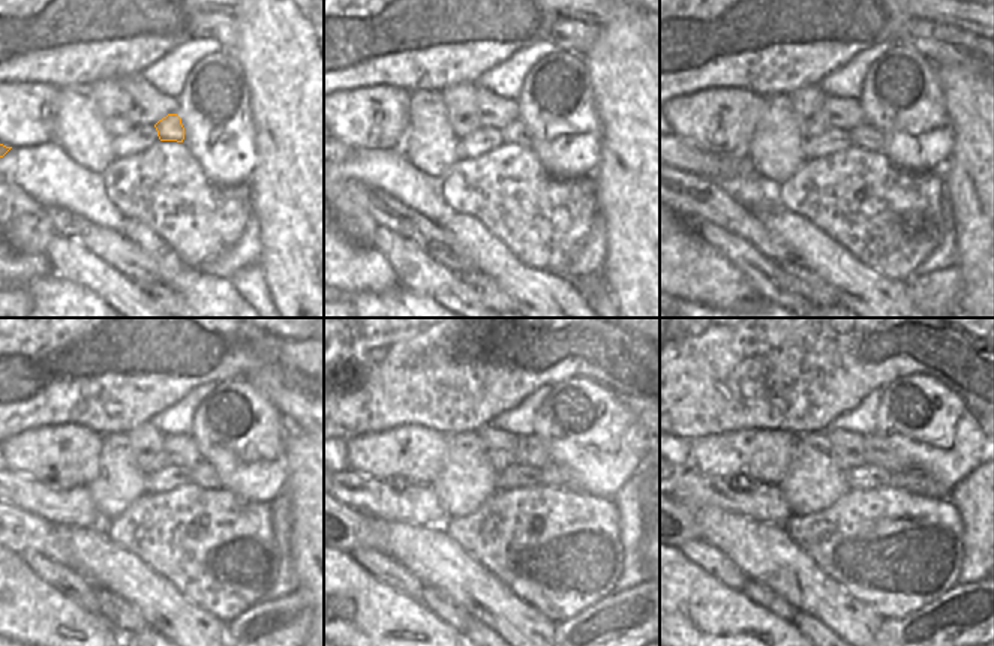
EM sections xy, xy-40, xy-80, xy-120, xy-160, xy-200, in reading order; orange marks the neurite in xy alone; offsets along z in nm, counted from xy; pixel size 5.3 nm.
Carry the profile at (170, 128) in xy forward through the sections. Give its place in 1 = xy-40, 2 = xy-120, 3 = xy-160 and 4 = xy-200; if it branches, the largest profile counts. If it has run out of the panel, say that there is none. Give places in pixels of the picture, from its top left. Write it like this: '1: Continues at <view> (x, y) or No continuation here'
1: Continues at xy-40 (514, 132)
2: Continues at xy-120 (203, 475)
3: Continues at xy-160 (553, 475)
4: Continues at xy-200 (921, 483).

